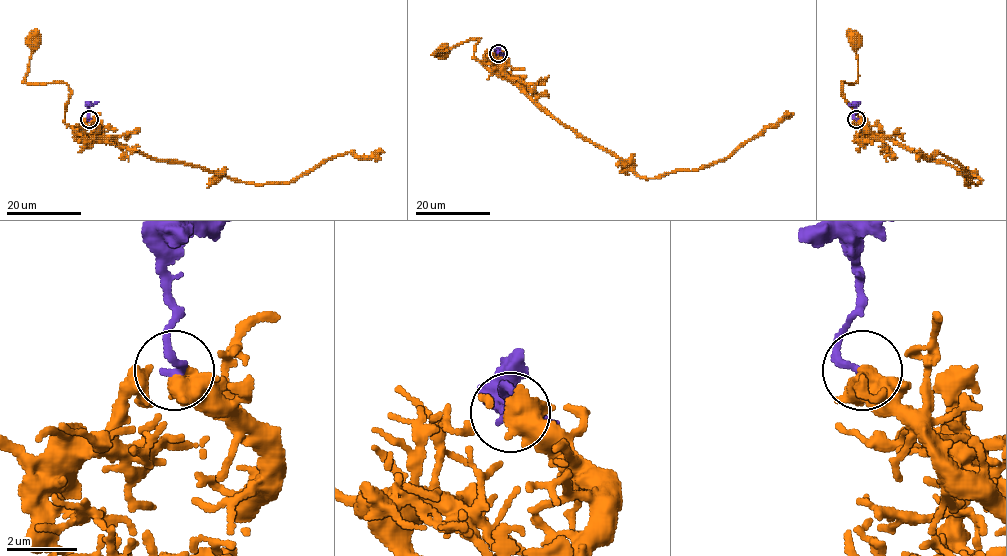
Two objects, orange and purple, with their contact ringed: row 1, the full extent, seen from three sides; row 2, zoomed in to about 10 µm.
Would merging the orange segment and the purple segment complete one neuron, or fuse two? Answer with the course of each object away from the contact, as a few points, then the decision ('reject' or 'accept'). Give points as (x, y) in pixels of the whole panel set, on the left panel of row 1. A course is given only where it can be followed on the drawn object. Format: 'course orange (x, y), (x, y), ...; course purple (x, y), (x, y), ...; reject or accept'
course orange (89, 119), (98, 132), (85, 139), (64, 122), (70, 88), (64, 82), (26, 81), (33, 40); course purple (89, 119), (89, 107), (99, 101); reject

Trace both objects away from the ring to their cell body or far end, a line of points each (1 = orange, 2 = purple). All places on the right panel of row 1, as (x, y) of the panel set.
1: (855, 119), (870, 138), (868, 139), (856, 111), (845, 99), (842, 88), (842, 82), (856, 81), (855, 40)
2: (855, 119), (855, 107), (859, 101)

